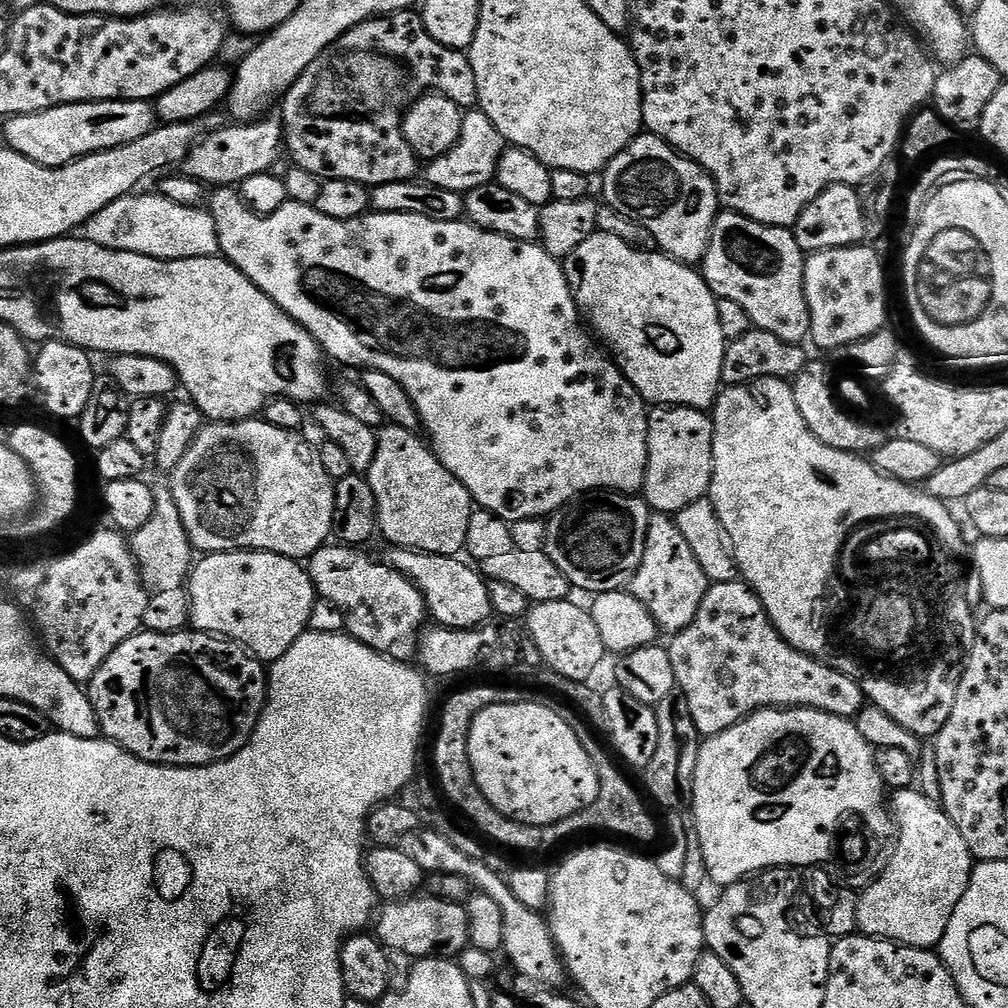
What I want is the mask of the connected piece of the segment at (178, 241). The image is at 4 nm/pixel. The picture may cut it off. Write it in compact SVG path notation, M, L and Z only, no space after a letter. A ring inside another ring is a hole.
M159 194L123 196L98 210L82 229L83 239L110 250L142 254L155 260L185 260L221 255L218 230L211 212L203 207L179 205Z

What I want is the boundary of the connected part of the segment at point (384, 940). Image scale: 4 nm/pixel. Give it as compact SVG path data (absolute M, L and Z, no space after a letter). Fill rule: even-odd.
M440 900L417 902L400 902L385 907L388 909L379 913L374 932L389 953L420 956L416 958L456 958L464 947L469 947L468 915L461 905L459 908L456 904L443 904Z

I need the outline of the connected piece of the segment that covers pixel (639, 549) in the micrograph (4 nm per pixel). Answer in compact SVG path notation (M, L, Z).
M597 490L567 500L547 517L544 551L573 589L599 594L627 589L642 566L650 509L636 494Z

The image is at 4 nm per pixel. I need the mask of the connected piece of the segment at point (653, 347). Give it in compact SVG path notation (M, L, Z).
M601 231L586 238L586 242L562 263L581 317L603 341L612 359L644 401L652 406L701 410L715 405L722 391L720 375L726 341L722 326L718 326L718 297L708 289L703 275L695 267L673 260L659 250L632 248L622 242L622 238Z

